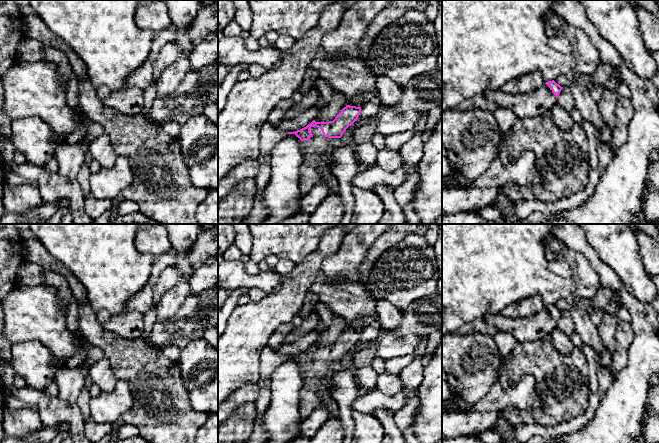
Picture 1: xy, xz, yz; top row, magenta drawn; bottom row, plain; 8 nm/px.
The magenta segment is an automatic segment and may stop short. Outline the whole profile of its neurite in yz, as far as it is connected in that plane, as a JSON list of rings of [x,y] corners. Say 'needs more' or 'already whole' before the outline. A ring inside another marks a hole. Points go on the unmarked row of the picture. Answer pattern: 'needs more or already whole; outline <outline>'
needs more; outline [[[552,304],[544,307],[534,316],[510,318],[497,313],[485,314],[481,319],[497,328],[499,332],[510,333],[516,342],[525,343],[550,335],[557,327],[562,312]]]

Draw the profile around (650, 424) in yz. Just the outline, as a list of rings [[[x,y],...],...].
[[[659,385],[649,388],[640,433],[643,443],[659,443]]]

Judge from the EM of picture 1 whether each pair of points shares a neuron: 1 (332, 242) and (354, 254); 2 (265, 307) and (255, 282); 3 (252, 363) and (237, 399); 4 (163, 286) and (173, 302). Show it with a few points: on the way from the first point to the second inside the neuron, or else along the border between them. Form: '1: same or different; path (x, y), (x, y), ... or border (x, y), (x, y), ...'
1: different; border (346, 234), (339, 248), (322, 262)
2: different; border (281, 275), (281, 286), (267, 294)
3: different; border (255, 382), (238, 387), (228, 397)
4: different; border (179, 271), (182, 279), (169, 288), (156, 304)

